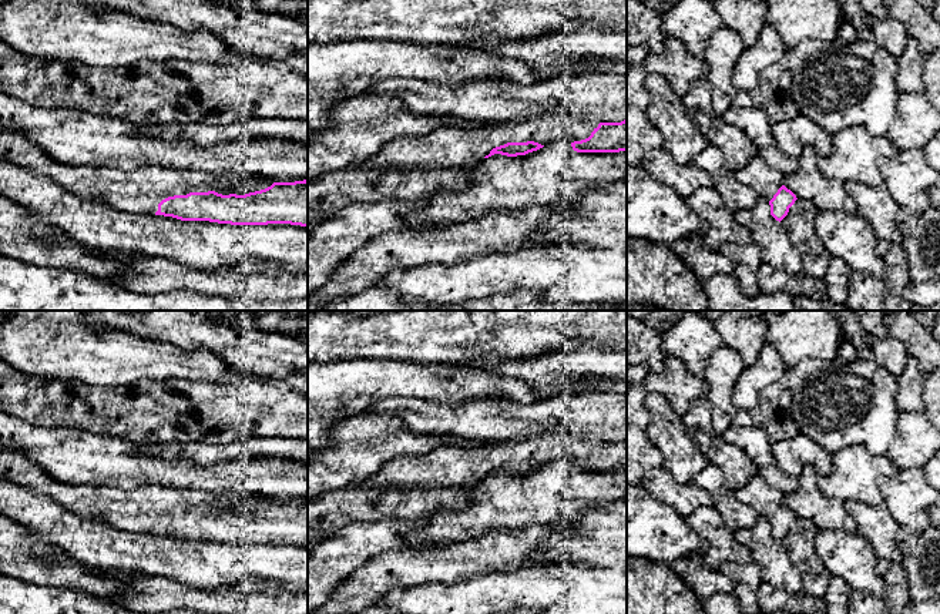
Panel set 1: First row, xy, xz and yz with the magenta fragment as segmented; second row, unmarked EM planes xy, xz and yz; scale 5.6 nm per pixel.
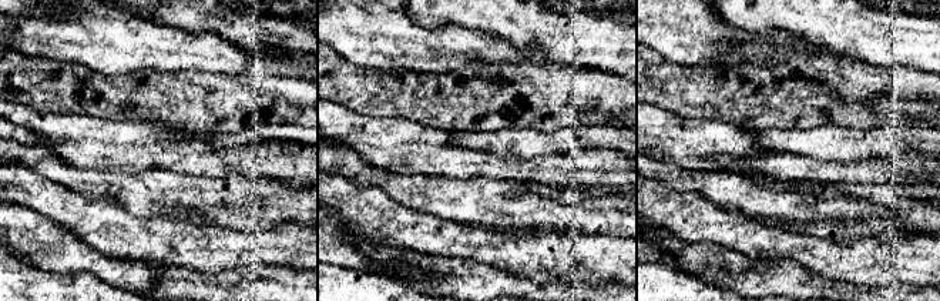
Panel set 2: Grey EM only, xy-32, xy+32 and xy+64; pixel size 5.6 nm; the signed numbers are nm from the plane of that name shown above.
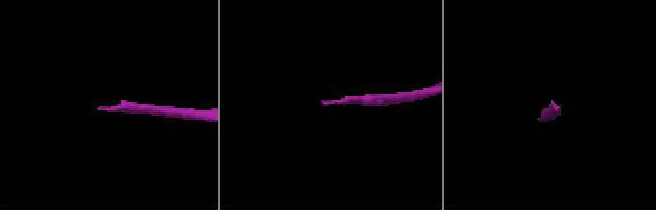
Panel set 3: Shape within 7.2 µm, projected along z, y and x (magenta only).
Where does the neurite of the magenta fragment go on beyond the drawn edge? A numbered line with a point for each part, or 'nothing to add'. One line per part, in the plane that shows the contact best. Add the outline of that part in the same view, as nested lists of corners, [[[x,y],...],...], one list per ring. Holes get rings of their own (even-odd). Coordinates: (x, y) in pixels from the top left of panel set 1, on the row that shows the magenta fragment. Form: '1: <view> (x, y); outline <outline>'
1: xy (138, 191); outline [[[0,131],[0,160],[48,177],[80,198],[100,199],[117,209],[147,215],[155,214],[158,204],[168,197],[208,191],[229,195],[241,187],[255,192],[276,182],[268,178],[212,175],[158,165],[120,170],[64,164],[46,155],[28,138],[11,131]]]

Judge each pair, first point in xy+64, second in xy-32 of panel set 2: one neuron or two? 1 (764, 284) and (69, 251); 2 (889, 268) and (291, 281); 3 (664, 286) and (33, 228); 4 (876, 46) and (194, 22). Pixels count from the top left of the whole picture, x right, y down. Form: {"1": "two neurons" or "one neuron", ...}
{"1": "two neurons", "2": "two neurons", "3": "two neurons", "4": "one neuron"}

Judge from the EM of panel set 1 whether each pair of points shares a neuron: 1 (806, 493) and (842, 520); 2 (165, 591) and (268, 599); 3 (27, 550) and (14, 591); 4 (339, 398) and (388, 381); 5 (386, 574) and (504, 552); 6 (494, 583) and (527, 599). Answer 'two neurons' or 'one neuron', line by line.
1: one neuron
2: one neuron
3: two neurons
4: one neuron
5: one neuron
6: one neuron

